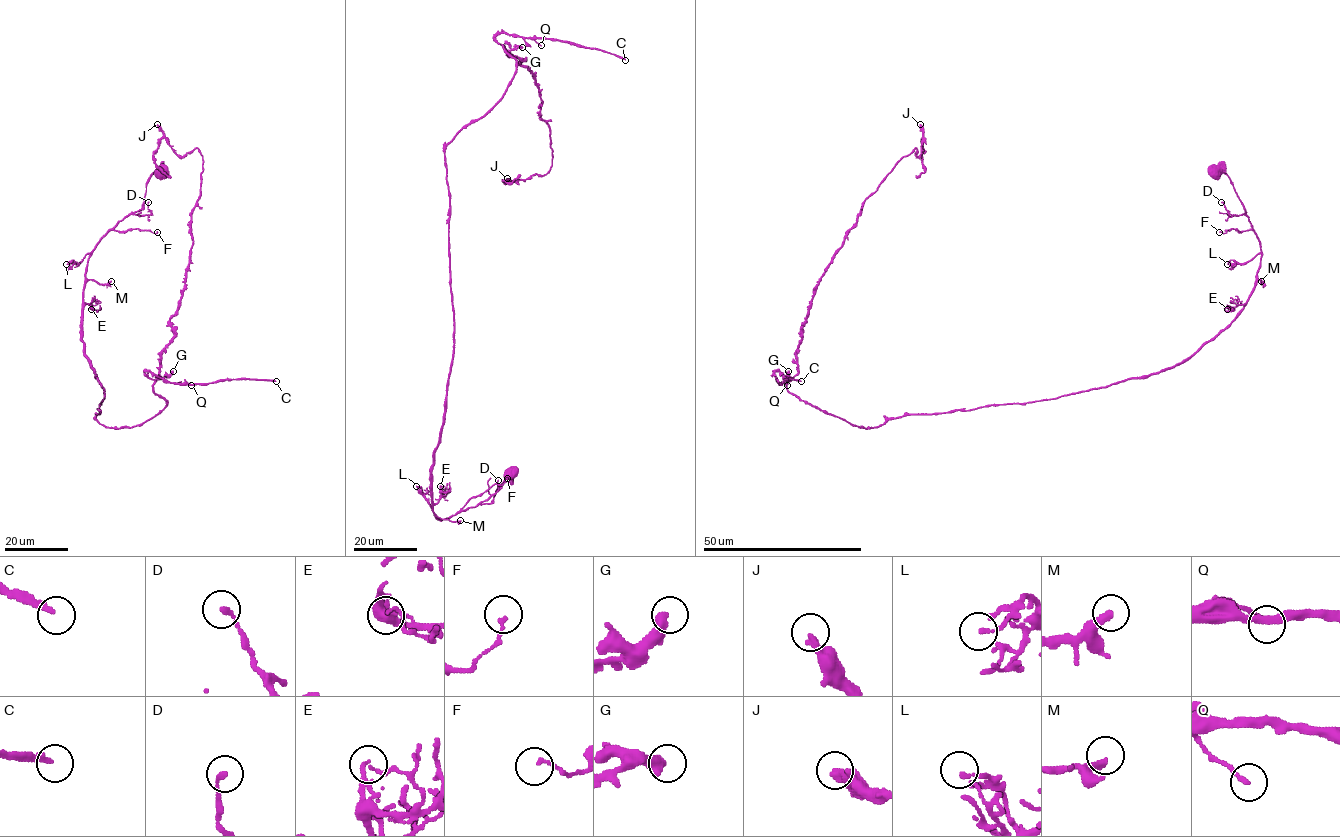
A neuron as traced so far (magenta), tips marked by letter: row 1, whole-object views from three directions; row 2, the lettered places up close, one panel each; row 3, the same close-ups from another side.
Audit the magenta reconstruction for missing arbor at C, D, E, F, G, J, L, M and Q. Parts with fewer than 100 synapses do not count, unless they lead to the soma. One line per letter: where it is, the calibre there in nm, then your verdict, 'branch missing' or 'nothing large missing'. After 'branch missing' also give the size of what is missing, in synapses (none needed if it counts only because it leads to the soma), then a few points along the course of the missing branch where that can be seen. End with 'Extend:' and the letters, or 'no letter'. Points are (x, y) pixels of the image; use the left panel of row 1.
C: (276, 381) | 200 nm | branch missing | 170 syn
D: (148, 202) | 180 nm | nothing large missing
E: (91, 309) | 110 nm | nothing large missing
F: (157, 232) | 120 nm | nothing large missing
G: (173, 371) | 400 nm | nothing large missing
J: (157, 124) | 320 nm | nothing large missing
L: (66, 264) | 160 nm | nothing large missing
M: (111, 281) | 300 nm | nothing large missing
Q: (191, 385) | 180 nm | nothing large missing
Extend: C

